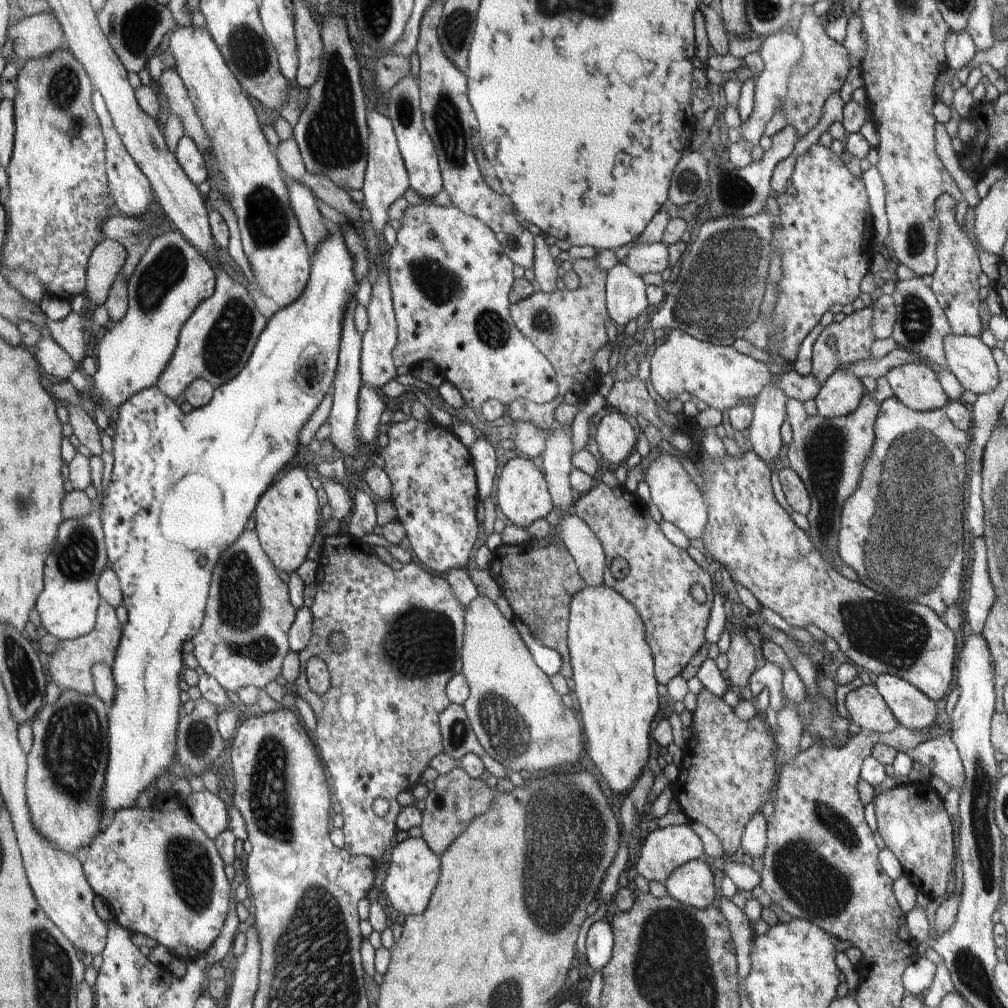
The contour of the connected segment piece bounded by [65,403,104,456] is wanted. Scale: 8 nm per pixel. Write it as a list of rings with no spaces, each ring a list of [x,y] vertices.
[[[65,404],[70,416],[69,423],[72,426],[73,434],[78,438],[80,444],[86,446],[94,456],[100,456],[104,451],[100,443],[99,426],[90,418],[81,406],[70,406]]]

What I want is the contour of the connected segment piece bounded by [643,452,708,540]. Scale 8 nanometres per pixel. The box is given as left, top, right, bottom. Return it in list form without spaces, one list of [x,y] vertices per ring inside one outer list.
[[[662,452],[649,464],[643,481],[648,484],[651,500],[666,522],[680,528],[688,540],[702,538],[708,520],[706,504],[700,489],[690,478],[676,454]]]

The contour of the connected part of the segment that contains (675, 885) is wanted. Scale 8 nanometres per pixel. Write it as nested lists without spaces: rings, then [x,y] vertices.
[[[690,860],[678,866],[663,882],[669,898],[698,910],[708,908],[716,894],[714,874],[702,860]]]

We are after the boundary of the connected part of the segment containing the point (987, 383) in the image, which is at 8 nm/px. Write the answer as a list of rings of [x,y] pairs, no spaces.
[[[946,336],[943,348],[948,369],[962,384],[964,390],[980,394],[992,392],[998,382],[997,364],[992,349],[975,336]]]

